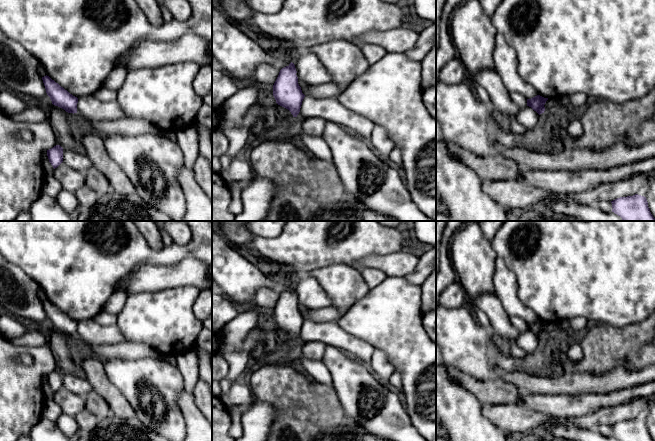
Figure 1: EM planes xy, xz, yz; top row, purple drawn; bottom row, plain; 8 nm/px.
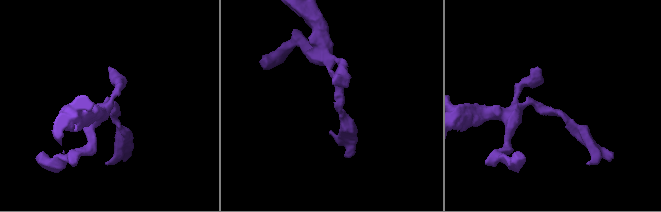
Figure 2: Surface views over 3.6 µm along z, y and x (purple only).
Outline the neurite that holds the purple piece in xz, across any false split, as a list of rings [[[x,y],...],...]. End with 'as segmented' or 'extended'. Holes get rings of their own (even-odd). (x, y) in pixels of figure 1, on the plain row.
[[[294,287],[282,292],[273,309],[273,320],[276,327],[288,333],[293,341],[300,336],[305,319],[298,308],[297,295]]] | as segmented

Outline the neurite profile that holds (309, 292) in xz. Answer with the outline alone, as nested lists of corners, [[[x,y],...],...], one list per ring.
[[[312,276],[295,278],[292,283],[297,295],[297,301],[309,310],[318,310],[332,306],[328,294]]]

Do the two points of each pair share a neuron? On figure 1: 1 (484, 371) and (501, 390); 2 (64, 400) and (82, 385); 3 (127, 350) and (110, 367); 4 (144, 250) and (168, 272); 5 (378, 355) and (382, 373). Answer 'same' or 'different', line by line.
1: different
2: same
3: different
4: different
5: same

